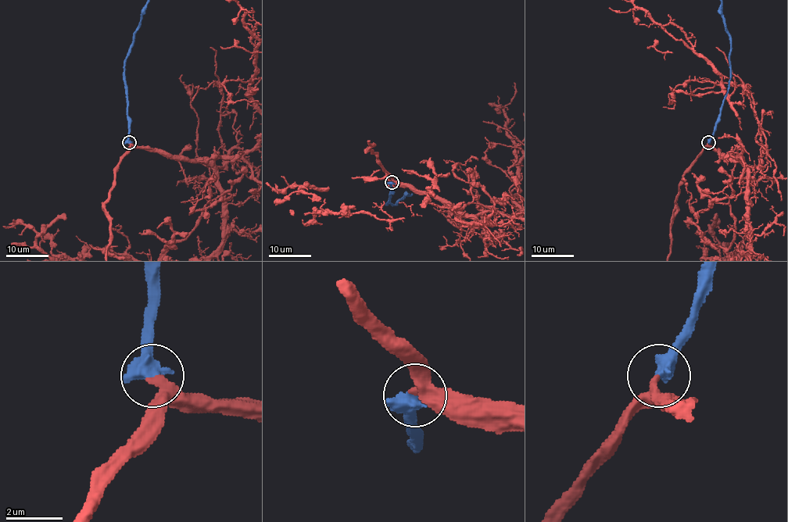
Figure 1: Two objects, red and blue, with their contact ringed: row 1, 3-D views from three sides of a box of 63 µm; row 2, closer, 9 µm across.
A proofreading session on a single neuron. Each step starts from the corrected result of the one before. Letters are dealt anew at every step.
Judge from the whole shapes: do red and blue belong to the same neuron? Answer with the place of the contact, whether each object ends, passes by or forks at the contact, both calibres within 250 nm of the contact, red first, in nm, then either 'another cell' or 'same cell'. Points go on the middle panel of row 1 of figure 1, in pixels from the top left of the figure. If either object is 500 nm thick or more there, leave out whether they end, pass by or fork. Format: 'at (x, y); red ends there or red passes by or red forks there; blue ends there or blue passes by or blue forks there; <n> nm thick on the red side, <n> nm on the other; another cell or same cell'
at (392, 182); 280 nm thick on the red side, 600 nm on the other; same cell

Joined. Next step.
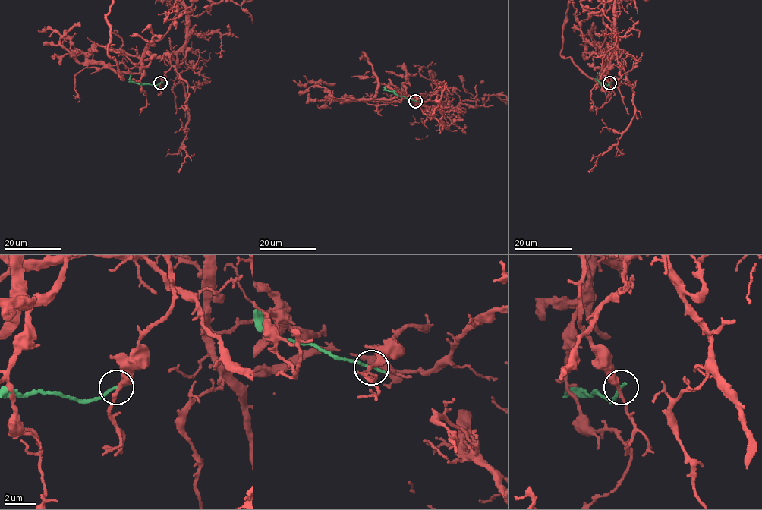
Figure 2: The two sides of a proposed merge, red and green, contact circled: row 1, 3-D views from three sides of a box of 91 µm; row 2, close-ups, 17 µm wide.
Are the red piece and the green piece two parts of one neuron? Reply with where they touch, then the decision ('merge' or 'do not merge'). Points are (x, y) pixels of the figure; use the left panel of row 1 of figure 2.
at (160, 83); do not merge

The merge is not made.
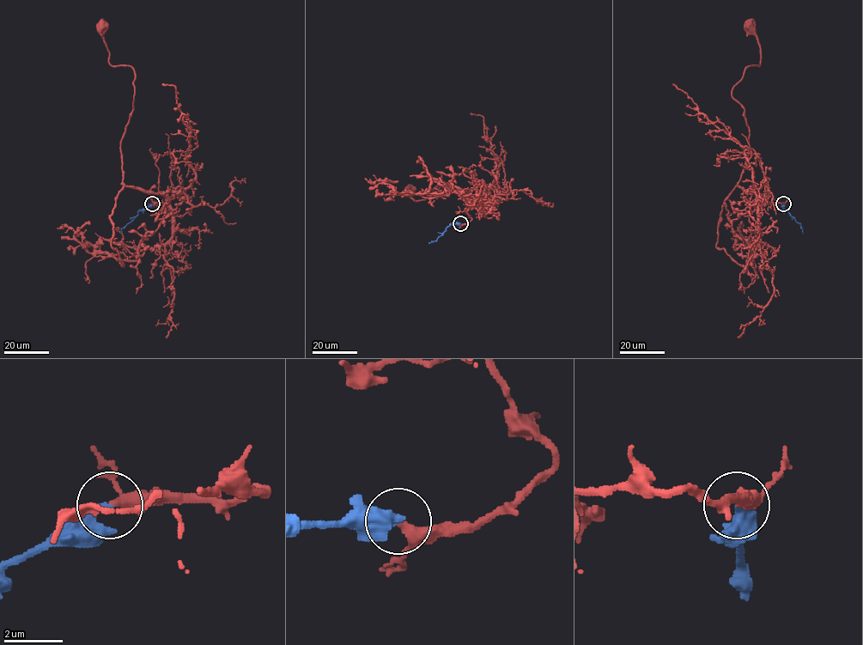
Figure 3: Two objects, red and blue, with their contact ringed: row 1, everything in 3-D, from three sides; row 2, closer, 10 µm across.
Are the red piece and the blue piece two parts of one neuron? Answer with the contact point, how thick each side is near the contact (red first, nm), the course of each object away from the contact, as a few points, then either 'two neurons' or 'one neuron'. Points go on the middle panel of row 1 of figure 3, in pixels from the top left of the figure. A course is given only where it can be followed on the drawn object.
place (460, 223); calibres 240 and 300 nm; course red (459, 223), (476, 199), (432, 178), (428, 189), (442, 173), (423, 199), (410, 190); course blue (459, 223), (452, 223), (436, 241), (429, 243); one neuron

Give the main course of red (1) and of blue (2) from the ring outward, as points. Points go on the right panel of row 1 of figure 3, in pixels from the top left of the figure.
1: (783, 203), (761, 203), (737, 184), (749, 131), (732, 88), (744, 70), (760, 63), (750, 27)
2: (783, 203), (783, 208), (800, 223), (803, 233)

